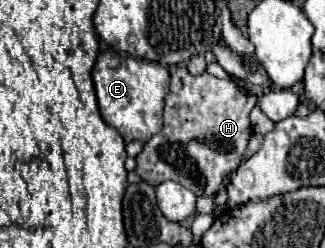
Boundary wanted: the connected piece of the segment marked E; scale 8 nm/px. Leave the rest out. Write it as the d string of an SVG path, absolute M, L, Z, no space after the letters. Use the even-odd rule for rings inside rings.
M105 51L97 57L93 67L93 83L103 121L115 127L127 143L135 139L147 141L161 129L163 97L169 91L169 71L163 65Z

